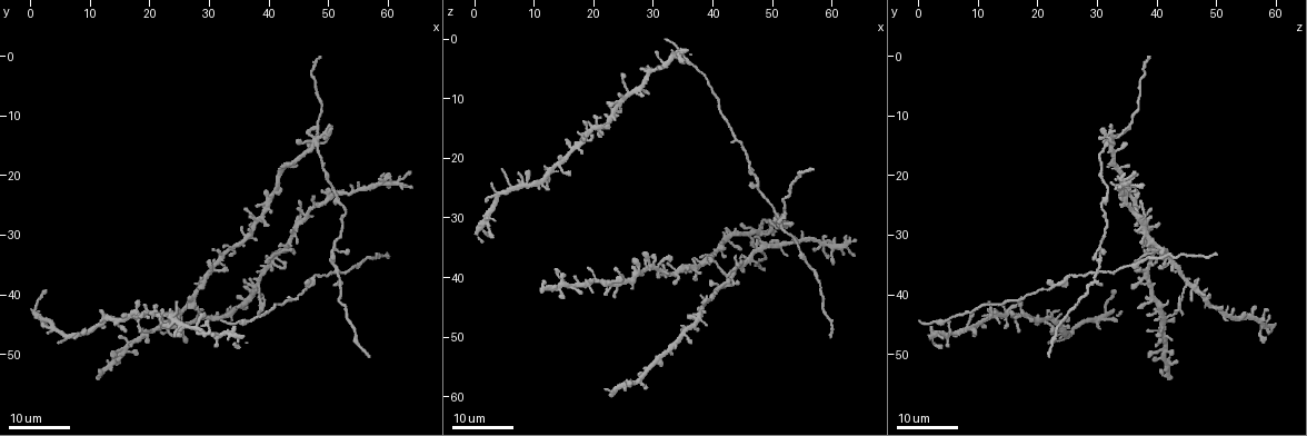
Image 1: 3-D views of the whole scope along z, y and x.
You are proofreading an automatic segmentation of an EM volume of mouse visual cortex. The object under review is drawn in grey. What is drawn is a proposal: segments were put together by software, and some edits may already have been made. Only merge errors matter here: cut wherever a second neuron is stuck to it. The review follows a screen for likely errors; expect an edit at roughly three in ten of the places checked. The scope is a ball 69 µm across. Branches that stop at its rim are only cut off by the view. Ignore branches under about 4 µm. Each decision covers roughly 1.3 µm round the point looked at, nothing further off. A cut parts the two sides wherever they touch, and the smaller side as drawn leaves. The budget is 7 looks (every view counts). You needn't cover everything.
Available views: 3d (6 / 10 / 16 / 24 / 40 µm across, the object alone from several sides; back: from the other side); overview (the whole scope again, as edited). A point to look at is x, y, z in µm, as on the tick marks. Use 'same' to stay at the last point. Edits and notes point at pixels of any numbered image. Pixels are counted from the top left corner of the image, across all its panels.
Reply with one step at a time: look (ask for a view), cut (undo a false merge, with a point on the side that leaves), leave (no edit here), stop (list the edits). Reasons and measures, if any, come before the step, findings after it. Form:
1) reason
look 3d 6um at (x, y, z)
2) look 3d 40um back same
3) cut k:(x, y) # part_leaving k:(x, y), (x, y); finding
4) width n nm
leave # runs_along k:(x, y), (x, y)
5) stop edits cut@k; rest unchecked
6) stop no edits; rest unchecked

look 3d 24um at (51.0, 22.0, 32.0)

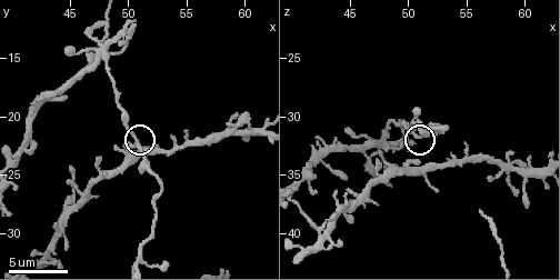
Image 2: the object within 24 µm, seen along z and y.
look 3d 6um at (50.6, 22.2, 31.8)

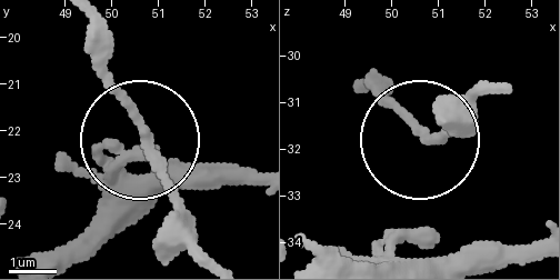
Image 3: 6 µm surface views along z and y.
side_arm 53 um
leave # runs_along 3:(496, 89), (428, 137), (423, 240); all the same neuron

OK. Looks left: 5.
three arms meet
look 3d 24um at (38.0, 38.0, 45.5)

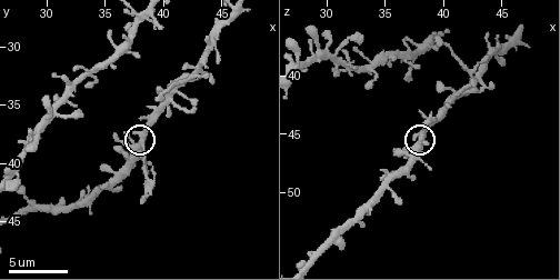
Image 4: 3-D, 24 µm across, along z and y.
look 3d 10um at (38.4, 38.4, 45.2)

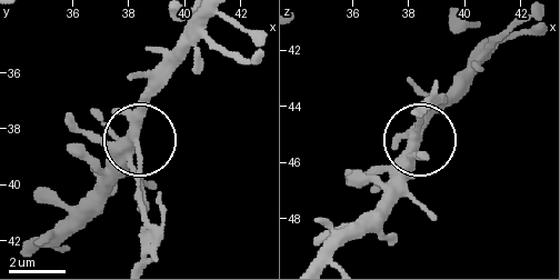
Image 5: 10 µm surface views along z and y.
width 340 nm
cut 5:(138, 194) # part_leaving 5:(140, 146), (140, 258); two neurons meet here

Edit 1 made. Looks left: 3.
three arms meet
look 3d 10um at (42.6, 32.4, 40.0)

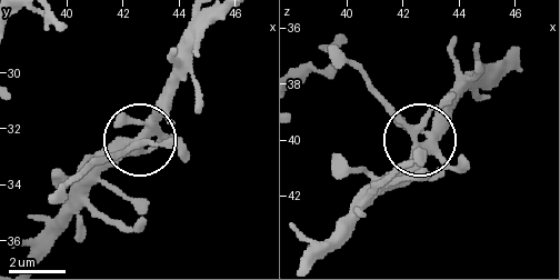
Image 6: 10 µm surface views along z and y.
arms 3
leave # runs_along 6:(208, 24), (191, 74), (166, 110), (129, 147), (89, 166); all the same neuron

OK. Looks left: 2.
stop edits cut@5; rest unchecked

